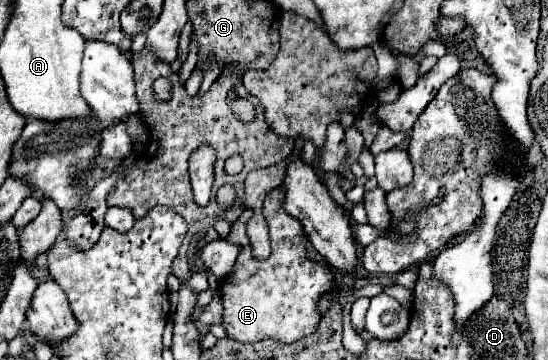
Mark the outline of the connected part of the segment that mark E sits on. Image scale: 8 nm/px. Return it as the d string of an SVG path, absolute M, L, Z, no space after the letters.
M265 197L263 215L269 225L271 257L267 257L265 263L261 259L249 257L239 259L233 265L233 273L227 275L219 285L223 301L221 325L225 327L227 337L241 343L253 343L267 337L279 339L283 343L293 343L317 329L321 319L317 315L317 297L331 289L331 275L329 269L313 265L305 259L303 225L291 217L283 205L279 209L277 197Z

